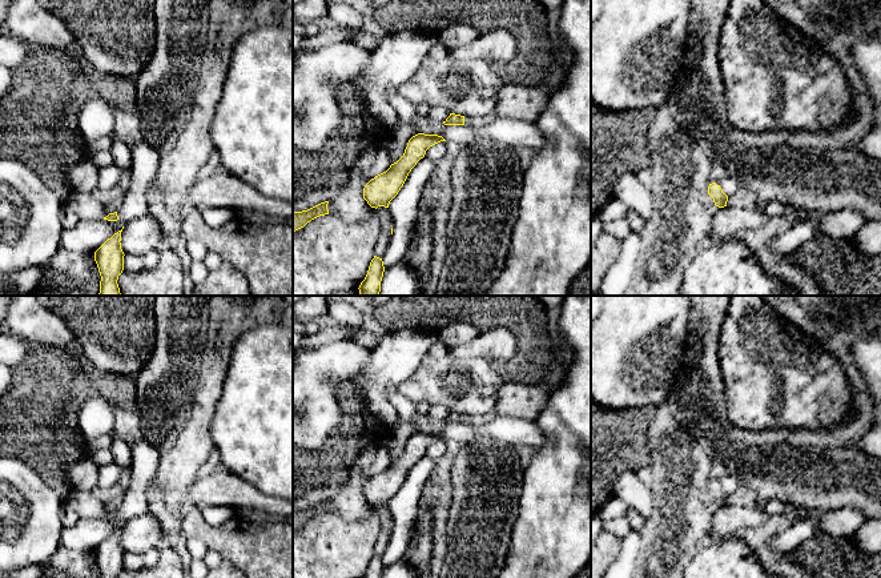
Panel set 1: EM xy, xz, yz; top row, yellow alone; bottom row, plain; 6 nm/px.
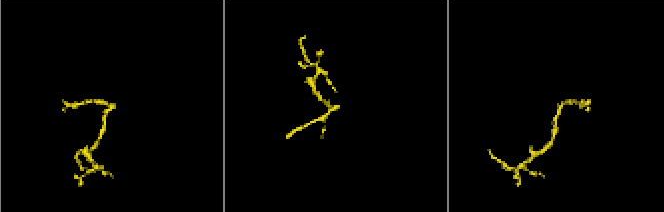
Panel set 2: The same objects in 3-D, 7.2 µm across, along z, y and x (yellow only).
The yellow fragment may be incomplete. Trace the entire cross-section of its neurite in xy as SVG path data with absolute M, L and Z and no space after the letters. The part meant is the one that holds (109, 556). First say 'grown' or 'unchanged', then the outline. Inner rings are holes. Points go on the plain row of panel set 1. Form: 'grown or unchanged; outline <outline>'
unchanged; outline M121 529L108 537L96 550L94 559L97 562L101 578L118 578L124 569L124 550L121 547Z

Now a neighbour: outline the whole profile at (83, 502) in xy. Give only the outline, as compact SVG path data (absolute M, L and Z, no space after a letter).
M73 489L65 497L65 503L79 515L79 518L96 519L105 515L106 507L100 502L93 491Z

